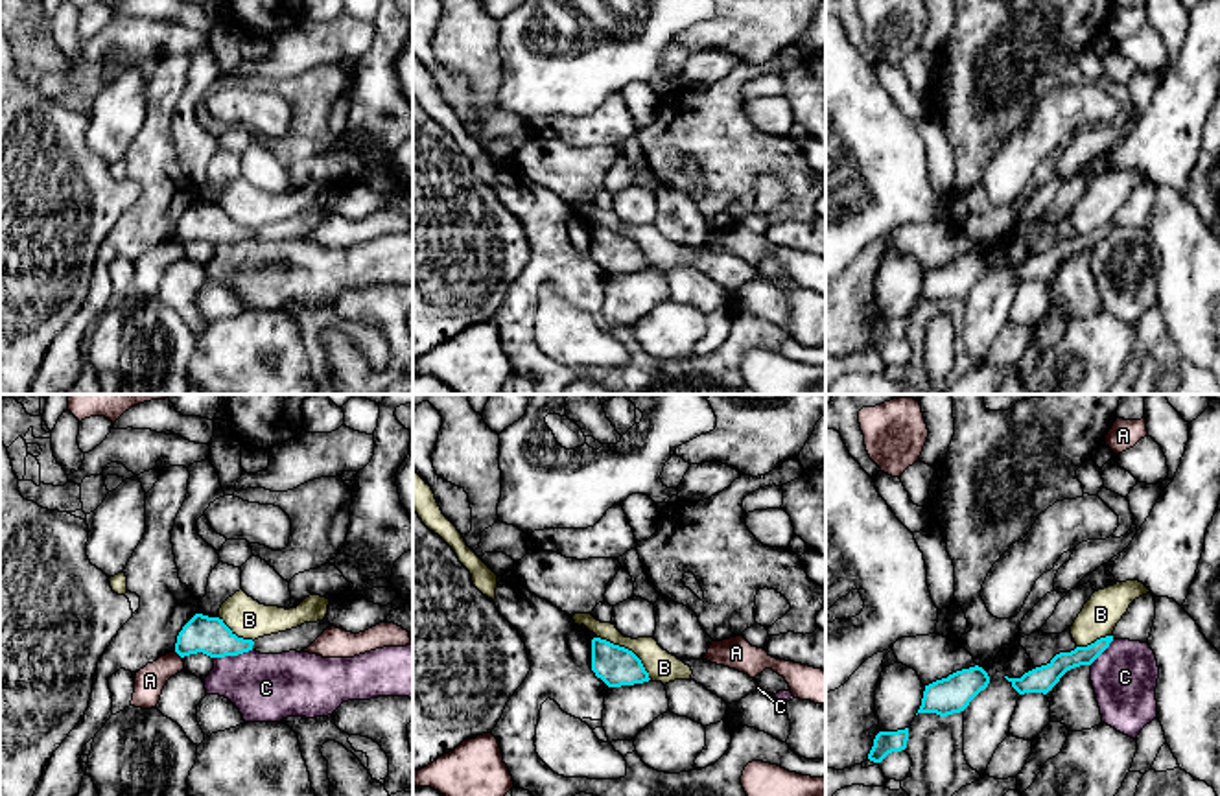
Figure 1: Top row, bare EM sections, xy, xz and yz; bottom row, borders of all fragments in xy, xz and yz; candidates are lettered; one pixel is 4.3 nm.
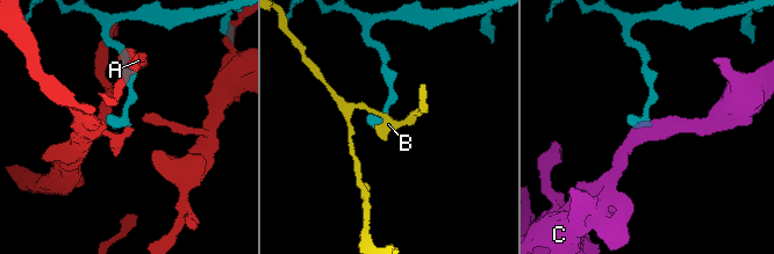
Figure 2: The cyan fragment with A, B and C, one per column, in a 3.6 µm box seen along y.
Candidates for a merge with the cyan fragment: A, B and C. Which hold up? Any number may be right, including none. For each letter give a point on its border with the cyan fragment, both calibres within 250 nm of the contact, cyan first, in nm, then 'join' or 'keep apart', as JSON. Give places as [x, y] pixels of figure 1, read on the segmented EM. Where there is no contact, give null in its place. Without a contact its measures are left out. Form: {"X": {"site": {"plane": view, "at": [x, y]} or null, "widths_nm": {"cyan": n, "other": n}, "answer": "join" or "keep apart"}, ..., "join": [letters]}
{"A": {"site": {"plane": "xy", "at": [177, 653]}, "widths_nm": {"cyan": 160, "other": 130}, "answer": "keep apart"}, "B": {"site": {"plane": "xz", "at": [627, 649]}, "widths_nm": {"cyan": 180, "other": 130}, "answer": "keep apart"}, "C": {"site": {"plane": "xy", "at": [233, 655]}, "widths_nm": {"cyan": 160, "other": 300}, "answer": "keep apart"}, "join": []}

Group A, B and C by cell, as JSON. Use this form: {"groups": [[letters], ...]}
{"groups": [["A"], ["B"], ["C"]]}

